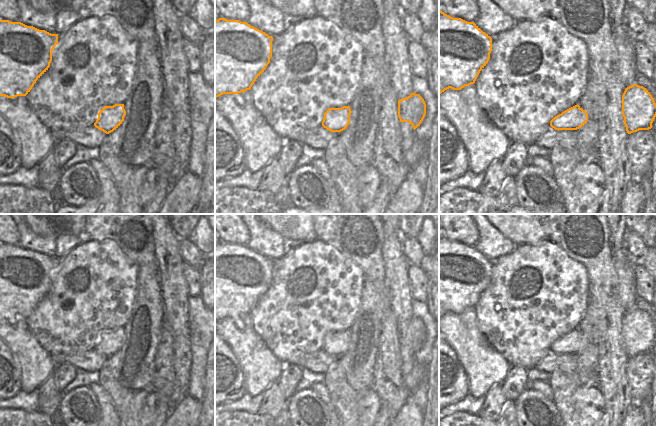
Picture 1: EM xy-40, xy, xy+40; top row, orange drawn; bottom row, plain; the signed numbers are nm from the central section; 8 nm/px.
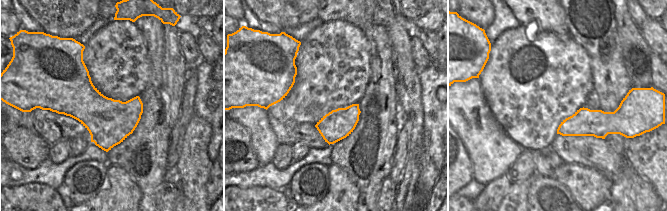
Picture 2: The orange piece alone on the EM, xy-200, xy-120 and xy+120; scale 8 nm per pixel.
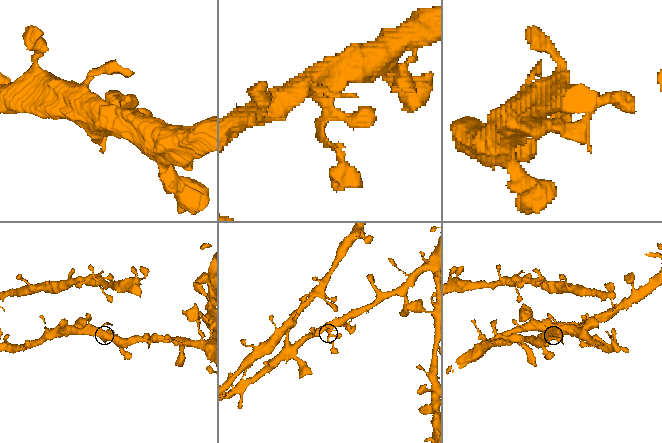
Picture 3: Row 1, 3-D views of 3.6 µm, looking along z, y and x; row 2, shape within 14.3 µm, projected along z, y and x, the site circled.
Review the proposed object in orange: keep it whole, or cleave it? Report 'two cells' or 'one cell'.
one cell

